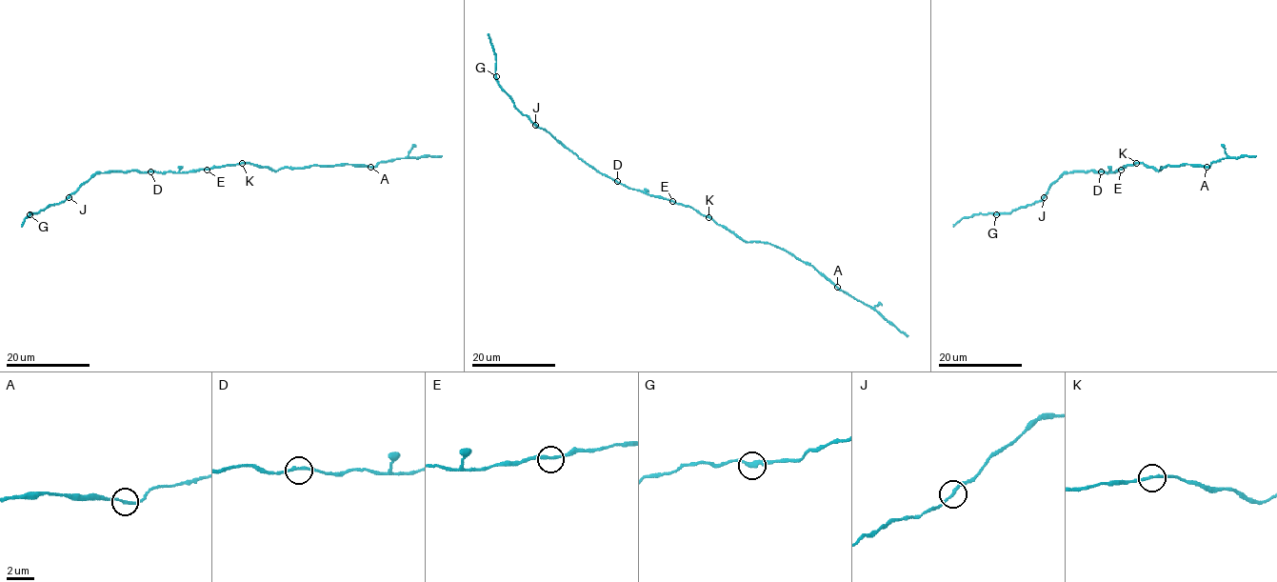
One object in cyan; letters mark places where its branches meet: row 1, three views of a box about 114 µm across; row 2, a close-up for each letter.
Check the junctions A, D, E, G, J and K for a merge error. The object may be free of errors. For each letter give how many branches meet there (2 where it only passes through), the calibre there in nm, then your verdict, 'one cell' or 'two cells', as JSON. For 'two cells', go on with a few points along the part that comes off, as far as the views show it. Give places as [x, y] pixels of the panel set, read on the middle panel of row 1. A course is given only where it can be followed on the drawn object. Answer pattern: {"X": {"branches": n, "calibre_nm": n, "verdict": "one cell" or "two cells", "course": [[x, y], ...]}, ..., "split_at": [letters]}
{"A": {"branches": 2, "calibre_nm": 180, "verdict": "one cell"}, "D": {"branches": 2, "calibre_nm": 180, "verdict": "one cell"}, "E": {"branches": 2, "calibre_nm": 190, "verdict": "one cell"}, "G": {"branches": 2, "calibre_nm": 280, "verdict": "one cell"}, "J": {"branches": 2, "calibre_nm": 170, "verdict": "one cell"}, "K": {"branches": 2, "calibre_nm": 170, "verdict": "one cell"}, "split_at": []}

